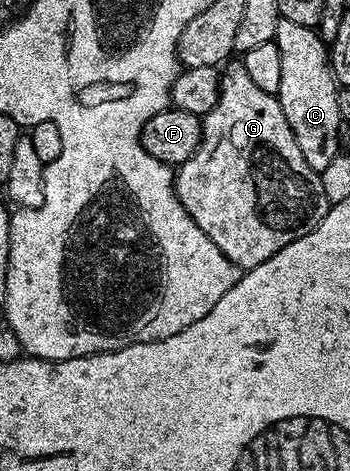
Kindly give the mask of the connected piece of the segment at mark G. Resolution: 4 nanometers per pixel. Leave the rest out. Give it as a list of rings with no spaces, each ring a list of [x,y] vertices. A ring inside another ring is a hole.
[[[240,60],[229,61],[223,67],[218,104],[202,118],[200,147],[190,160],[180,163],[174,181],[180,203],[190,212],[194,224],[198,224],[198,228],[218,244],[218,252],[225,254],[241,271],[258,268],[258,264],[282,252],[286,244],[294,244],[294,240],[314,232],[328,215],[330,205],[319,173],[306,164],[298,140],[294,140],[294,132],[290,132],[290,124],[286,124],[279,97],[257,88]]]

